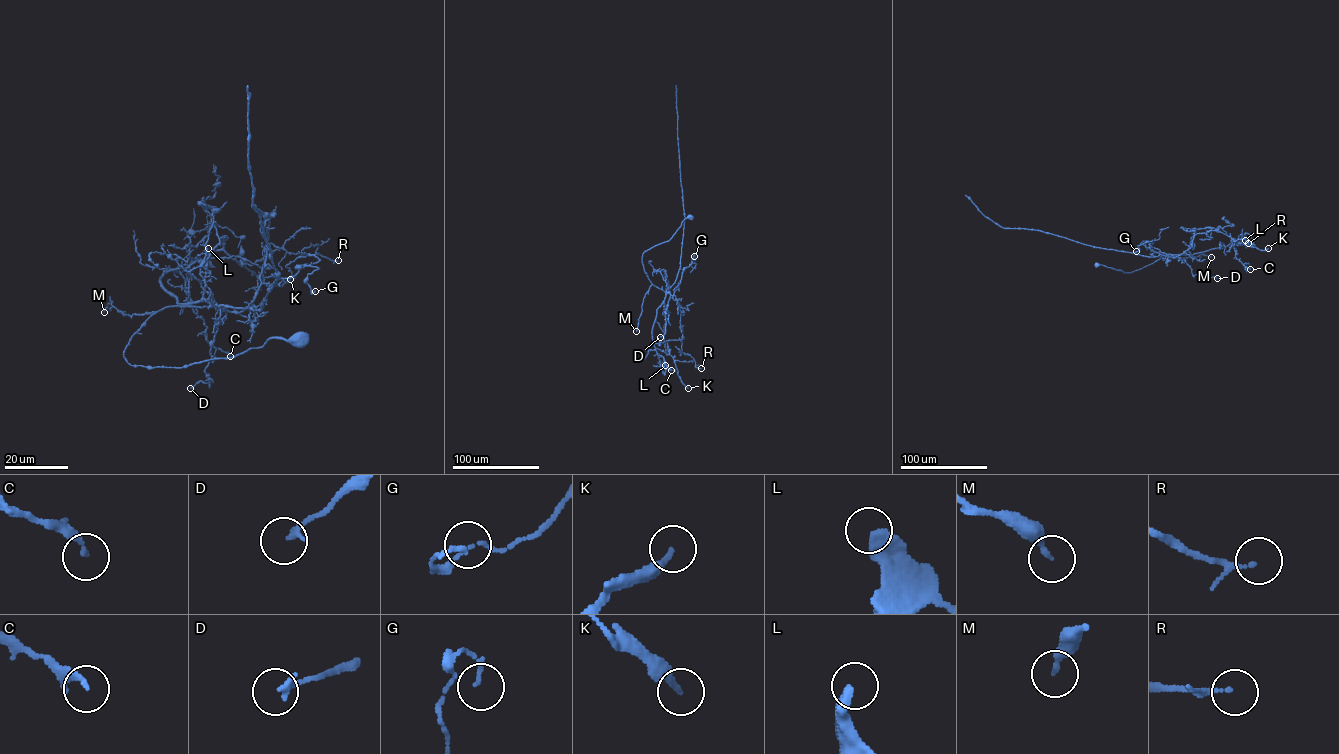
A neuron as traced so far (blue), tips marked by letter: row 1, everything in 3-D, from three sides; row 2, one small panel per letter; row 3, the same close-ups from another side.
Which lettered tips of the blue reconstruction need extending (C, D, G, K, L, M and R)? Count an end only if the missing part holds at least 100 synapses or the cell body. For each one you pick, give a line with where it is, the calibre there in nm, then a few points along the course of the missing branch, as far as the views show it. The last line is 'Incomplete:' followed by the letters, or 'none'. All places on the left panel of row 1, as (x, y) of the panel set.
Incomplete: none

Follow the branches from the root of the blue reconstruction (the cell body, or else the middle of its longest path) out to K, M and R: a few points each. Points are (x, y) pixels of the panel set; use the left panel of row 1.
K: (299, 338), (180, 368), (124, 357), (153, 314), (210, 304), (179, 303), (166, 272), (223, 249), (290, 279)
M: (299, 338), (180, 368), (131, 365), (124, 349), (160, 310), (123, 314), (111, 301), (104, 312)
R: (299, 338), (180, 368), (124, 357), (165, 307), (241, 312), (270, 214), (267, 243), (338, 260)

